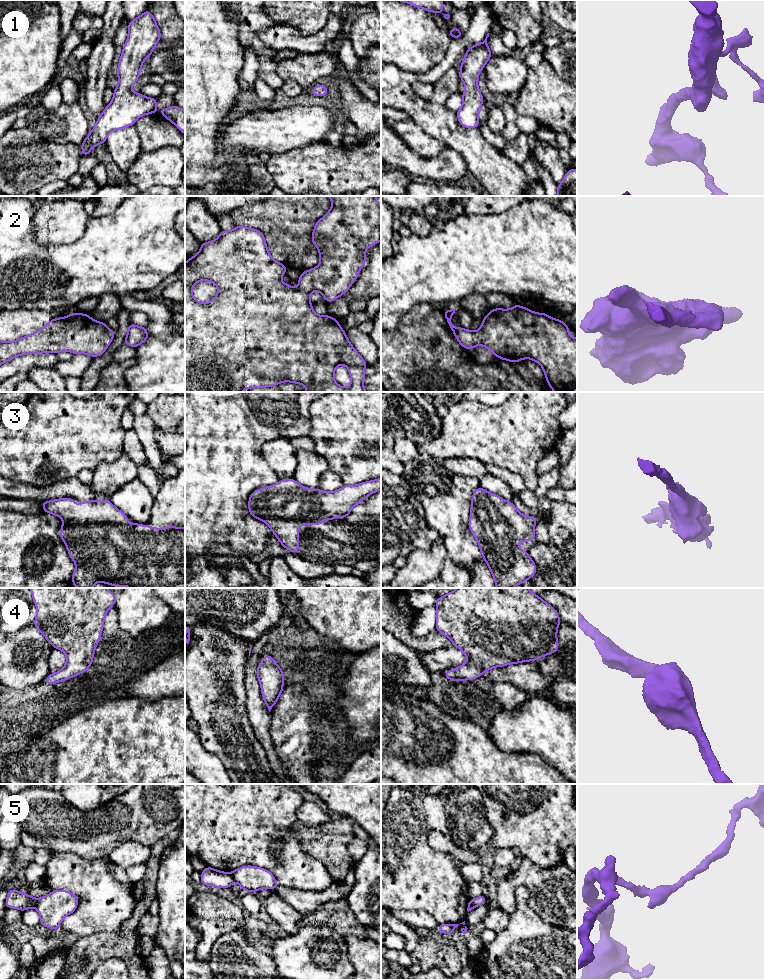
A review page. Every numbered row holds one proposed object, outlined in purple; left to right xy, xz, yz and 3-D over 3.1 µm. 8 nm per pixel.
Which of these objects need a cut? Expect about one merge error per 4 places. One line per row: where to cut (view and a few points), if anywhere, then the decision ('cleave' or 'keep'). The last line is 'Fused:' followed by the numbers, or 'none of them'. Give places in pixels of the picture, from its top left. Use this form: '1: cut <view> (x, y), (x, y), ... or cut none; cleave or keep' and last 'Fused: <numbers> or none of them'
1: cut none; keep
2: cut none; keep
3: cut none; keep
4: cut none; keep
5: cut xy (38, 899), (35, 907); cleave
Fused: 5

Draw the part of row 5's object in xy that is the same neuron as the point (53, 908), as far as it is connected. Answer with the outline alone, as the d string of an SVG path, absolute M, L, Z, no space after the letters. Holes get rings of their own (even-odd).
M55 890L39 898L35 908L40 915L40 924L59 929L62 920L76 910L78 902L79 897L66 890Z

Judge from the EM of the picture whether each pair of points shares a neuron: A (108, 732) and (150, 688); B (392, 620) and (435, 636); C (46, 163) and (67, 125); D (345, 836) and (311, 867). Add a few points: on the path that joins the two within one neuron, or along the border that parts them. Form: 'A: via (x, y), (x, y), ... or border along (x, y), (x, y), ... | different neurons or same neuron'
A: border along (123, 696), (137, 696), (150, 700), (165, 697) | different neurons
B: via (403, 631), (414, 642), (424, 642) | same neuron
C: border along (37, 138), (58, 143), (80, 144) | different neurons
D: border along (301, 844), (307, 853), (324, 865), (332, 879) | different neurons

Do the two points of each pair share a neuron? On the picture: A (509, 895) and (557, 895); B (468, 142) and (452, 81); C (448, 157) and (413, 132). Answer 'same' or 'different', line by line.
A: same
B: different
C: different

